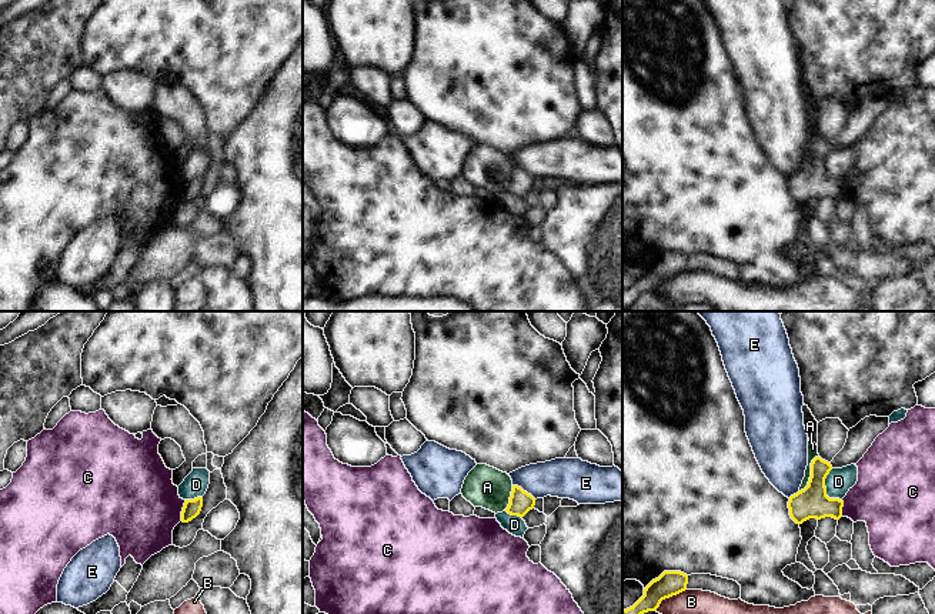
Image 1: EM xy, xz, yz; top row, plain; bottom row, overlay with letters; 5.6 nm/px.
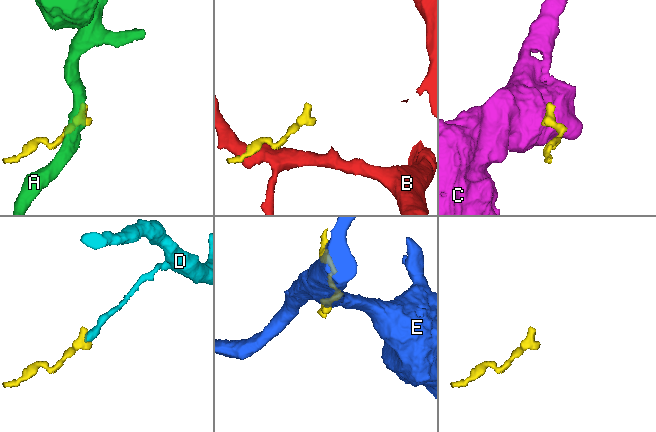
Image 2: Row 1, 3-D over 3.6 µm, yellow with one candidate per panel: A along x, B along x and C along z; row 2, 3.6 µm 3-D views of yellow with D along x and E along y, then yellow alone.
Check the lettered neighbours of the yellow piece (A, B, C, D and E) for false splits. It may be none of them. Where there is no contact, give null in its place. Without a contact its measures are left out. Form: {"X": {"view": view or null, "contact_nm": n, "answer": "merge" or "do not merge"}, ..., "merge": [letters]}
{"A": {"view": "yz", "contact_nm": 240, "answer": "do not merge"}, "B": {"view": "yz", "contact_nm": 220, "answer": "do not merge"}, "C": {"view": "xy", "contact_nm": 120, "answer": "do not merge"}, "D": {"view": "yz", "contact_nm": 190, "answer": "do not merge"}, "E": {"view": "xz", "contact_nm": 160, "answer": "do not merge"}, "merge": []}

